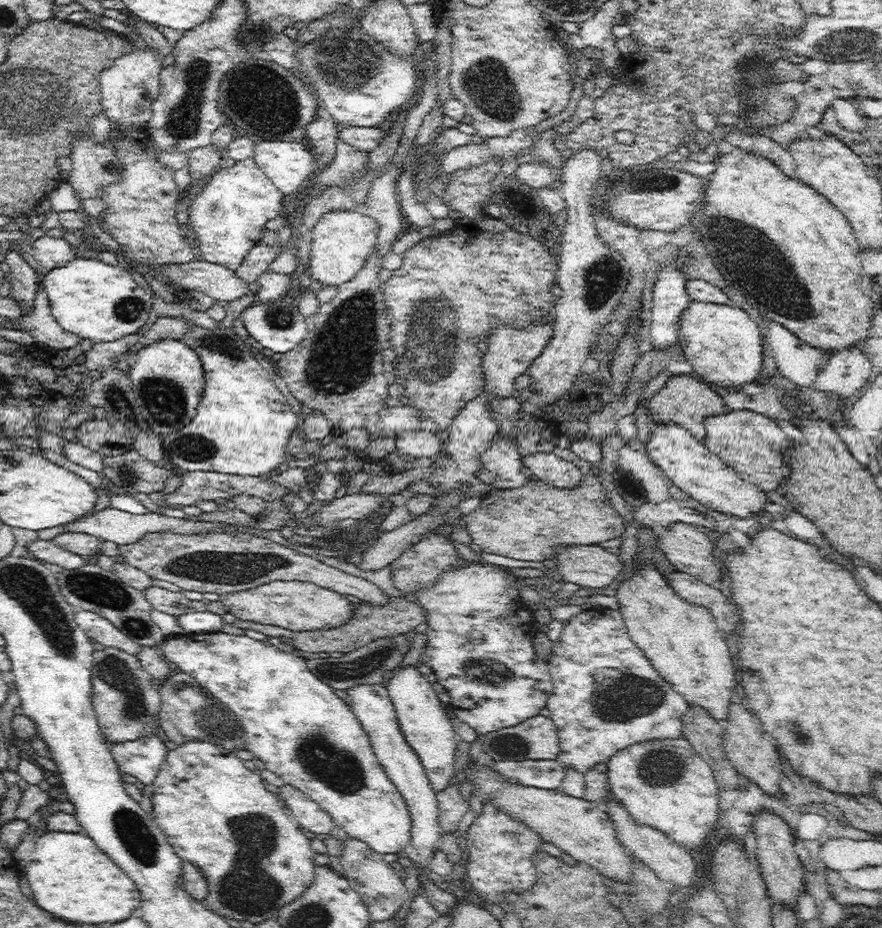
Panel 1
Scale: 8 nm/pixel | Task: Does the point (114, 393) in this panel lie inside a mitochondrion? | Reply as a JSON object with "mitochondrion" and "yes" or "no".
{"mitochondrion":"yes"}

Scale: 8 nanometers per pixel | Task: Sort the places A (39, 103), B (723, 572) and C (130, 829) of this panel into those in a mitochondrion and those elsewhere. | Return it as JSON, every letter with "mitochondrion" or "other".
{"A":"mitochondrion","B":"other","C":"mitochondrion"}

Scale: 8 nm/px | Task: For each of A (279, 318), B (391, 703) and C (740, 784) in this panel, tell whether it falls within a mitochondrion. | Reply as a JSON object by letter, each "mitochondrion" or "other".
{"A":"mitochondrion","B":"other","C":"other"}

